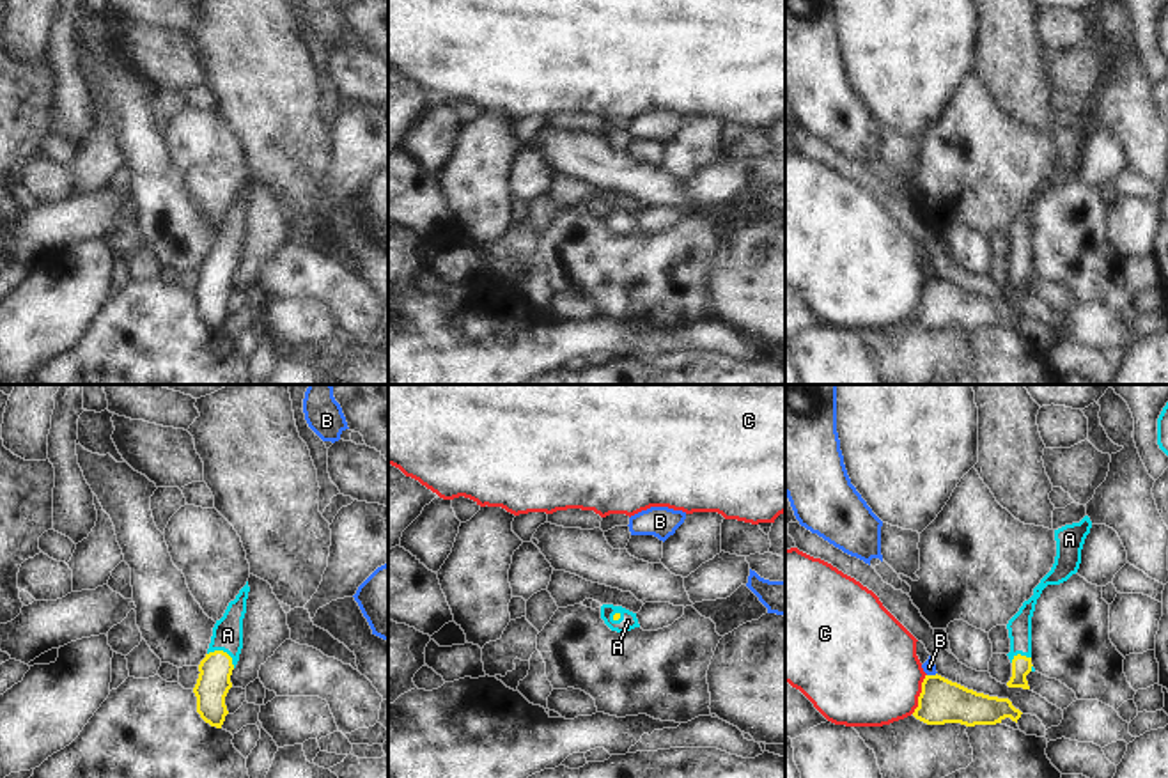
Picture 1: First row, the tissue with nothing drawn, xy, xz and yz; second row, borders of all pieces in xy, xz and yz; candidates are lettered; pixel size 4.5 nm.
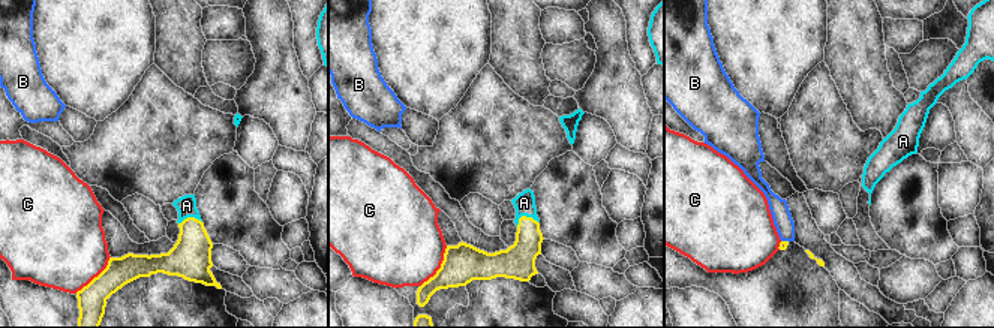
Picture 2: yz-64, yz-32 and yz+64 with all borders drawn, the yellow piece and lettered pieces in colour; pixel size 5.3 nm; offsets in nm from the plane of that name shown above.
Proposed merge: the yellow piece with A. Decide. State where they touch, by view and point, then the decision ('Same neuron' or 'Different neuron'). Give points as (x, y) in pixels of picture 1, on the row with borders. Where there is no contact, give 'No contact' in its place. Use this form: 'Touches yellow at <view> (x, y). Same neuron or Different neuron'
Touches yellow at xy (222, 651). Same neuron

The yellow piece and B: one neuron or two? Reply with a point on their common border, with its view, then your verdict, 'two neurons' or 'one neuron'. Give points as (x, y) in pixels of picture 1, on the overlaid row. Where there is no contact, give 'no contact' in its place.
meets yellow in yz at (931, 676); two neurons

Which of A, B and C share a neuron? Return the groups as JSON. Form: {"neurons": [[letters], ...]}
{"neurons": [["A"], ["B"], ["C"]]}

